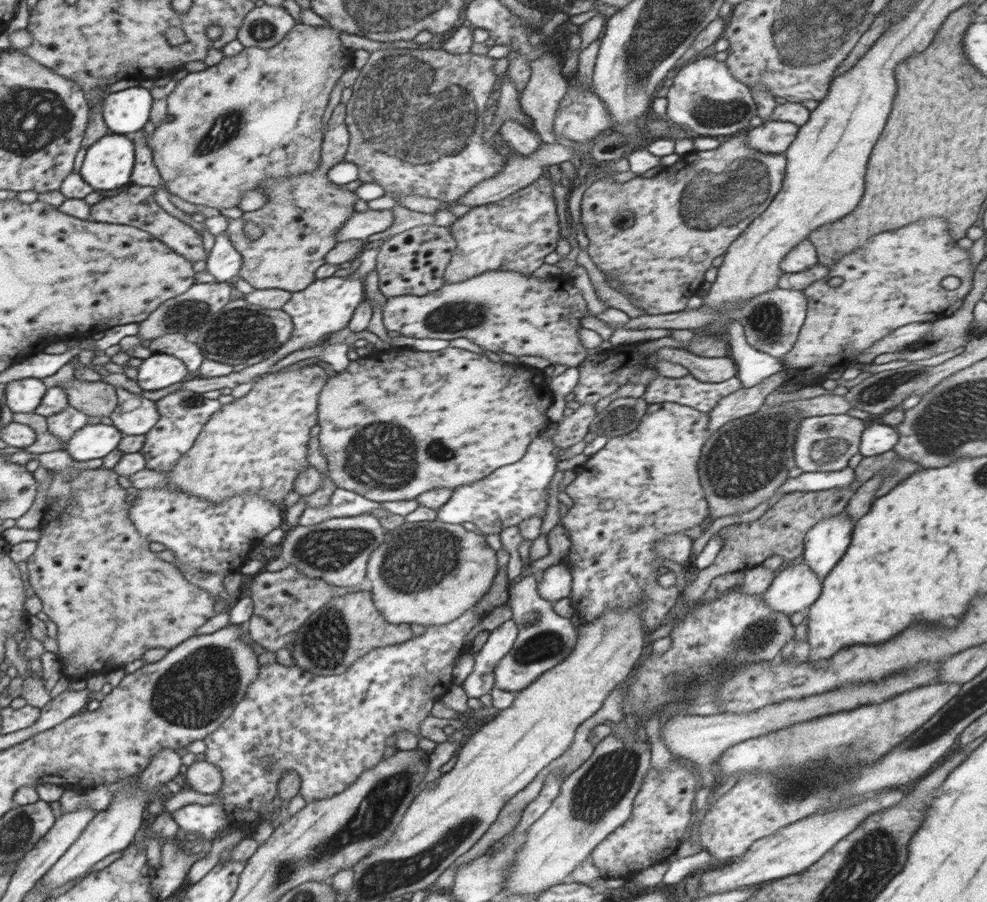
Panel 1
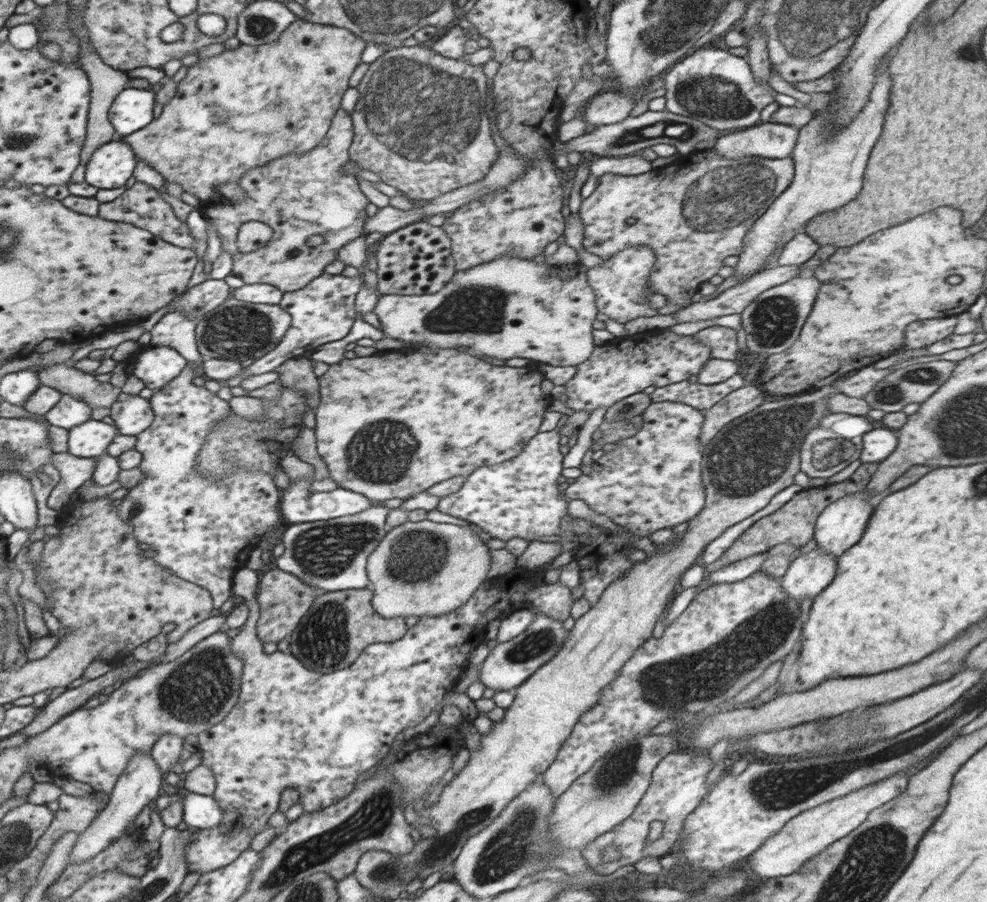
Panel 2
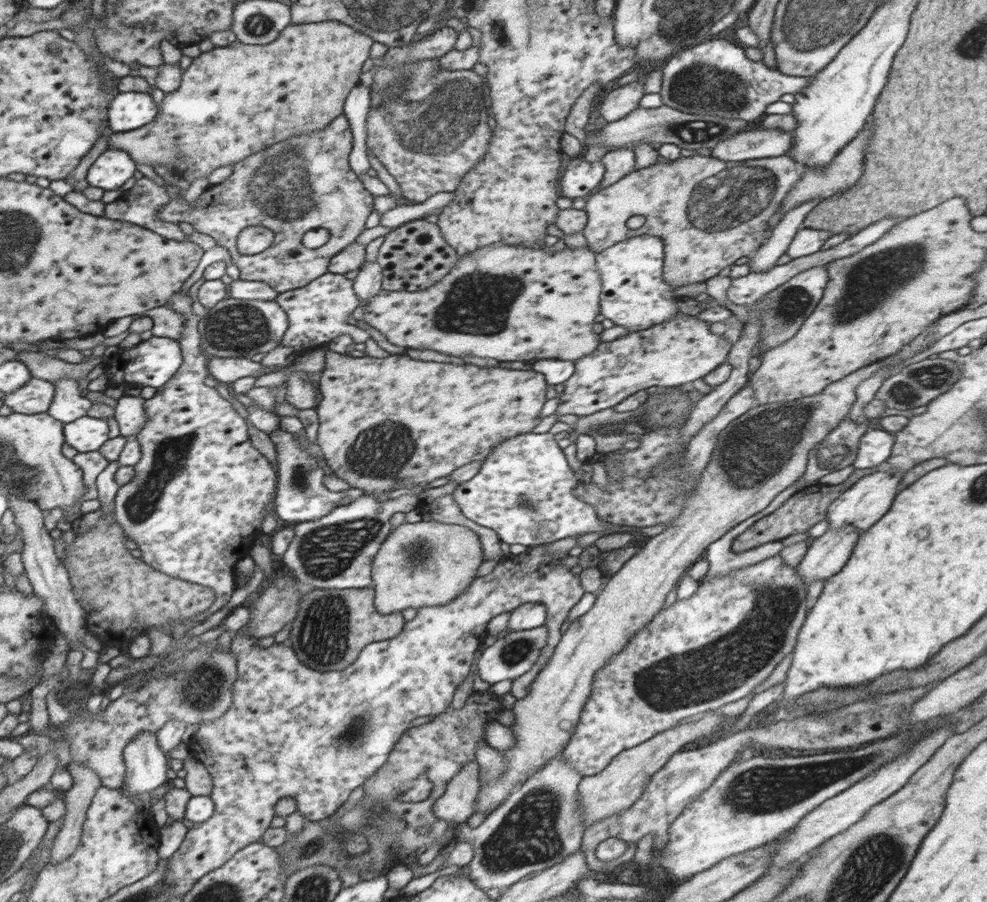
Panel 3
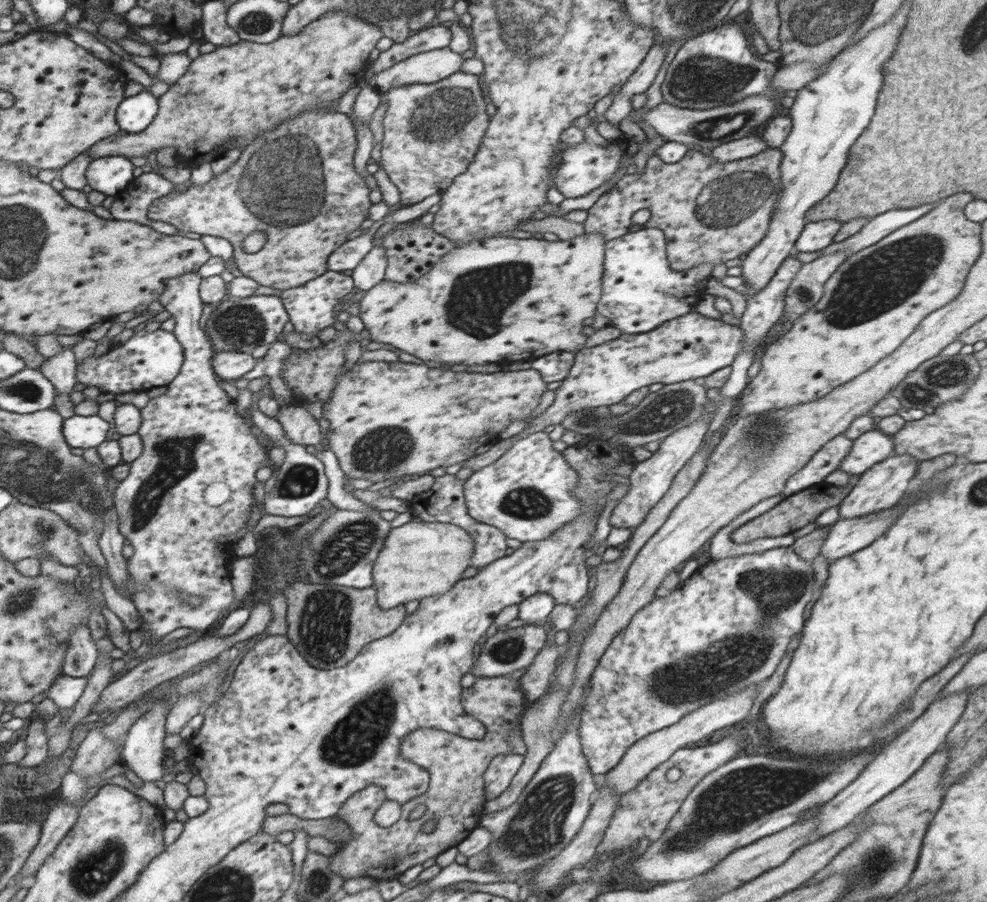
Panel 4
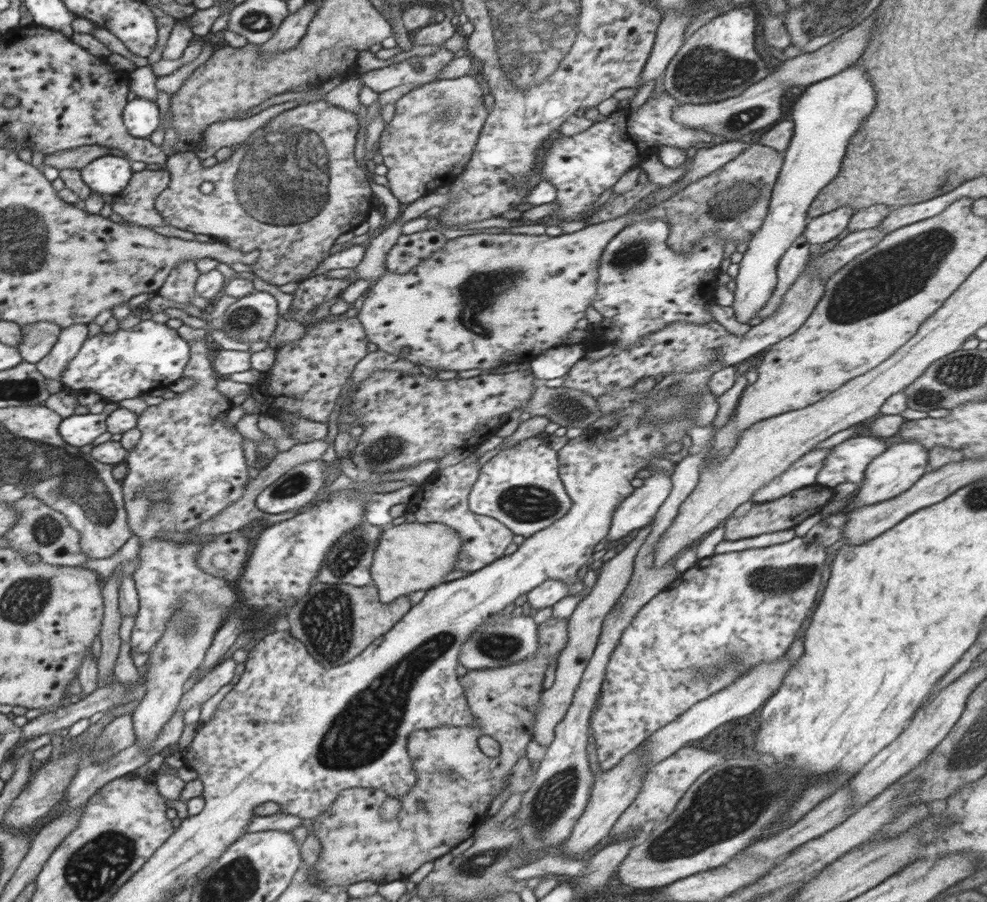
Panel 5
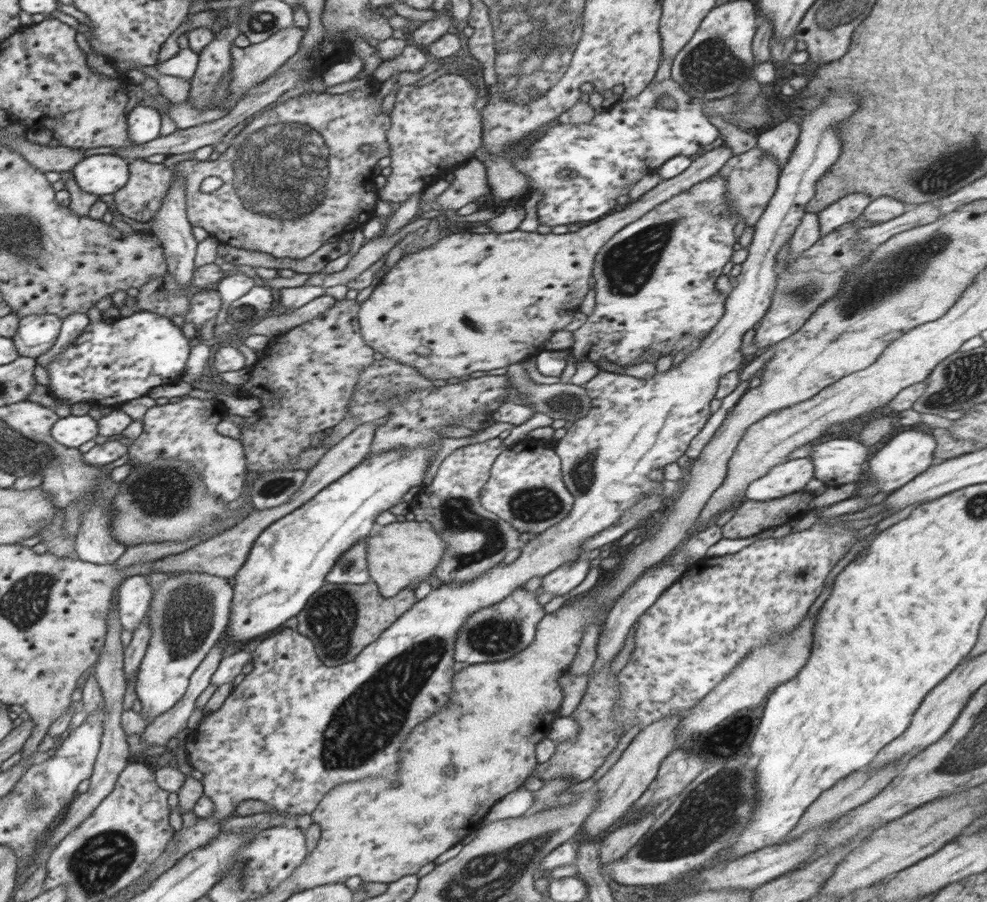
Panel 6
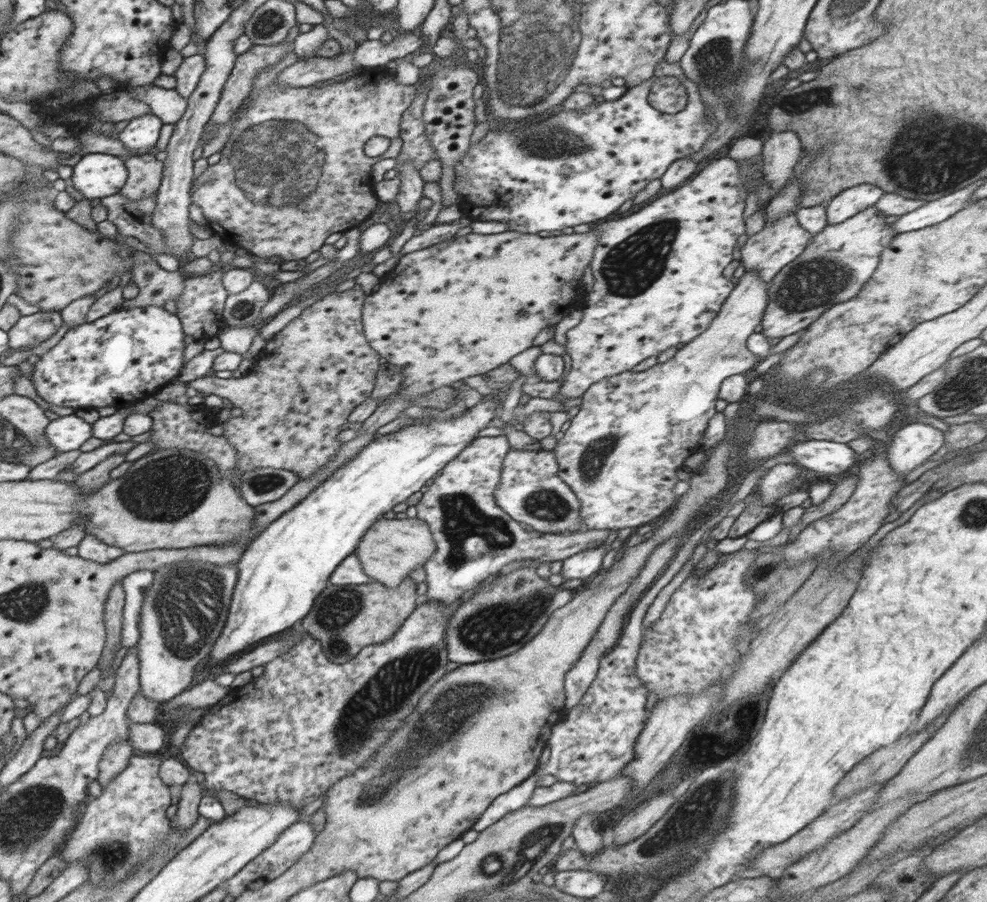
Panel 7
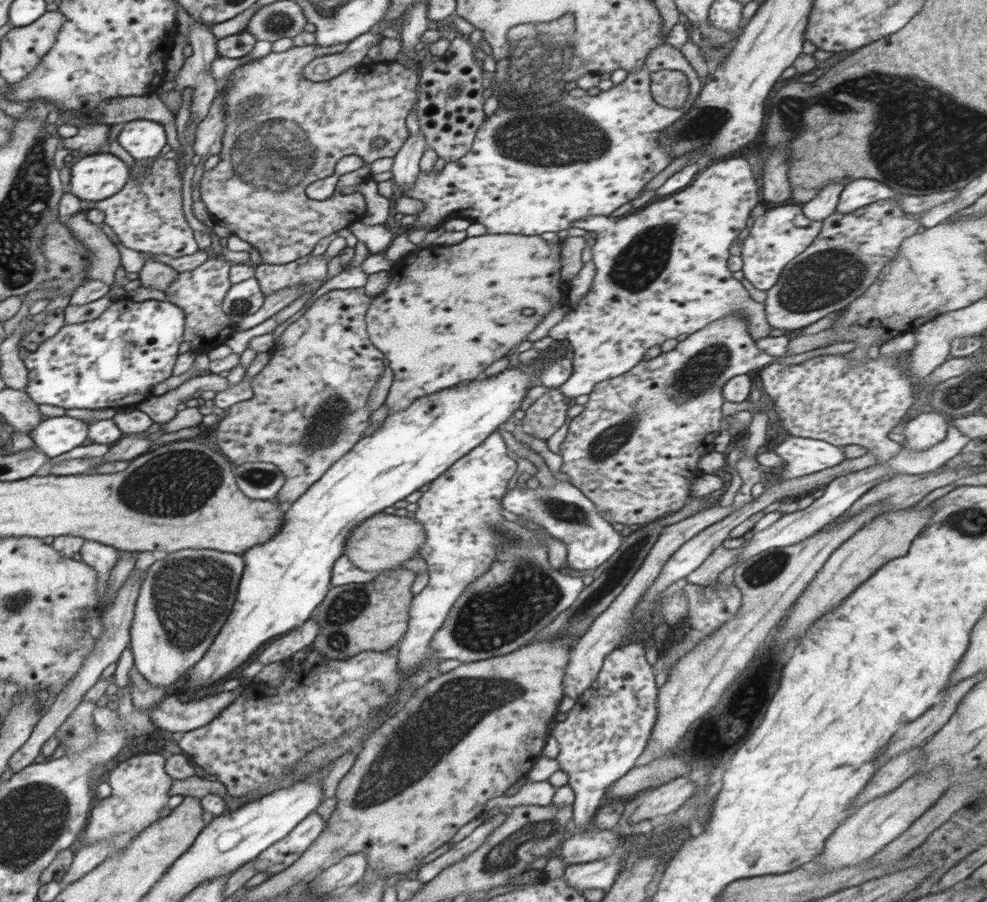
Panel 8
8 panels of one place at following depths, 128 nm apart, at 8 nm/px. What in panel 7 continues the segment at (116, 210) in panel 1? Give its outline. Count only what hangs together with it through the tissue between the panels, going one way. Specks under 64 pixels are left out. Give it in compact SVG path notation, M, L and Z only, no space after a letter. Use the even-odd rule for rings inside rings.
M153 153L132 155L126 159L130 179L127 187L124 187L120 194L126 196L130 201L143 200L148 196L156 195L162 186L166 165L157 160Z

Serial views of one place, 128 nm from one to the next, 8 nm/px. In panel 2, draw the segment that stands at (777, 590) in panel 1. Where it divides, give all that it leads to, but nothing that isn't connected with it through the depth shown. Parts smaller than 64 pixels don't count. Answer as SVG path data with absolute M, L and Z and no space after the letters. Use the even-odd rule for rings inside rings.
M816 547L793 560L789 570L780 577L780 584L792 600L801 602L808 597L816 597L836 576L839 560L822 547Z

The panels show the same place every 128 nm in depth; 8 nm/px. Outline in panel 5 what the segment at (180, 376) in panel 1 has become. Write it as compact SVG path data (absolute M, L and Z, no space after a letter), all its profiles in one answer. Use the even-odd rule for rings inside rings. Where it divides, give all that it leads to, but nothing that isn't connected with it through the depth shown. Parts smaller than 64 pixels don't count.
M152 319L141 320L130 330L88 337L64 367L61 383L64 388L81 394L100 394L107 402L136 398L146 390L162 389L162 386L176 382L190 363L190 347L168 325L158 324Z

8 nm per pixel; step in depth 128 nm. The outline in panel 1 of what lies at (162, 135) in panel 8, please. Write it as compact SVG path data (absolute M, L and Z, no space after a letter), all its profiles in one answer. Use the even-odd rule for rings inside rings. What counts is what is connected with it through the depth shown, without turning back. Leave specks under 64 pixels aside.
M140 86L109 94L102 105L103 122L112 134L130 136L151 120L152 96Z

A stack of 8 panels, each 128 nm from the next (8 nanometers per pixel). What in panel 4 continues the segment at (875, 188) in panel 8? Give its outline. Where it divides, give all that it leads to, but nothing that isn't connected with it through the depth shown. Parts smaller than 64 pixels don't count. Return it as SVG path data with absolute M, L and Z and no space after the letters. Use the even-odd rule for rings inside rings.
M838 219L807 223L795 242L797 252L816 252L826 248L843 224Z

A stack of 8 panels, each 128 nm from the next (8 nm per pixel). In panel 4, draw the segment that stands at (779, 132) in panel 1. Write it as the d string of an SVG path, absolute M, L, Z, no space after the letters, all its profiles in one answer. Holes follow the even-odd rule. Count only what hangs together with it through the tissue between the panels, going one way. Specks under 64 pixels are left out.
M752 134L748 137L742 137L714 147L710 156L718 164L724 164L732 160L743 159L758 154L768 148L771 147L762 138Z

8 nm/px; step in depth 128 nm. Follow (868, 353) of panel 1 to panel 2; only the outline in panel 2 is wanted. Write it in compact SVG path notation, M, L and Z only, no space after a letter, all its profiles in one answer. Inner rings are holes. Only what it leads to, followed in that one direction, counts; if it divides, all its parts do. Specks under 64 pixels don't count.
M954 315L912 322L905 331L904 346L901 350L928 347L938 340L949 338L954 333L960 319L958 315Z

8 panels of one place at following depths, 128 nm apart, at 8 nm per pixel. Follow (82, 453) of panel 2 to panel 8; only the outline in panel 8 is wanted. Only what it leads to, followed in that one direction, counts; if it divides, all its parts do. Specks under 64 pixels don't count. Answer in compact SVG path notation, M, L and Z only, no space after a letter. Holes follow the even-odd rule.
M67 415L49 417L31 432L35 447L49 458L64 455L88 438L88 423Z

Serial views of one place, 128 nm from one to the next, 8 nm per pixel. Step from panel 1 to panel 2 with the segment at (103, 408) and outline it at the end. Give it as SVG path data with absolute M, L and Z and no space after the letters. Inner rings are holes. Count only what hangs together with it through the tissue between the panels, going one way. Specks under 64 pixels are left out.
M68 363L42 367L36 373L42 385L72 395L74 399L84 401L92 409L110 408L122 393L120 387L113 386L109 382L98 382L95 374L70 367Z

